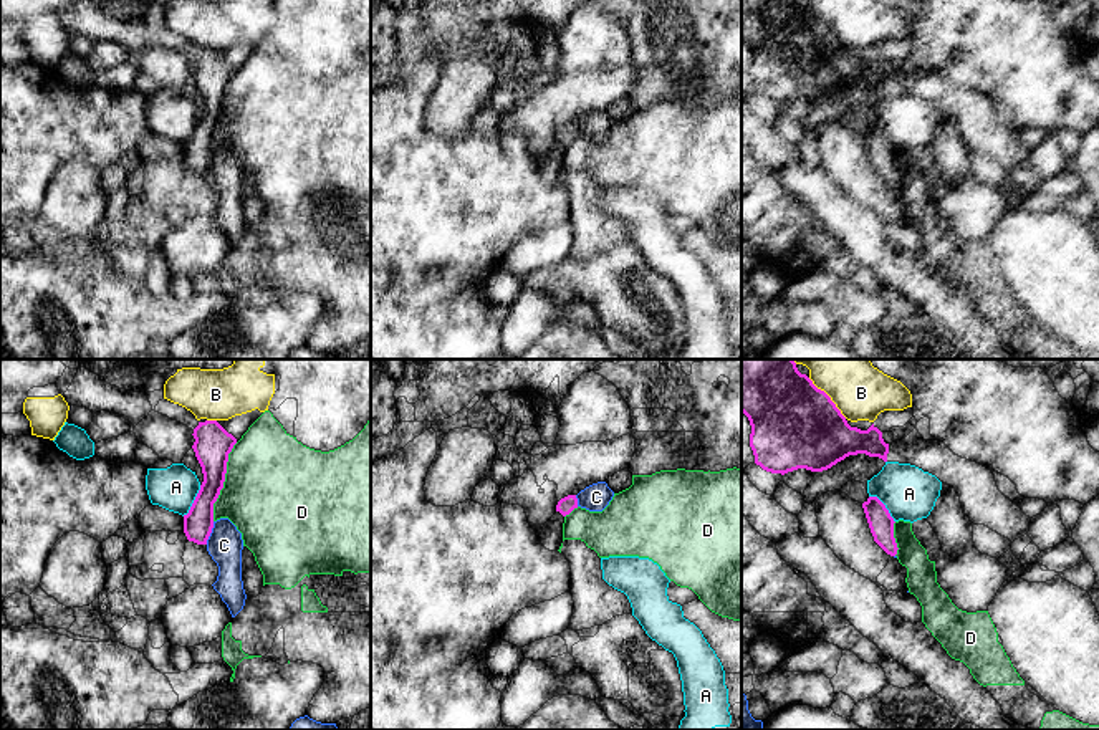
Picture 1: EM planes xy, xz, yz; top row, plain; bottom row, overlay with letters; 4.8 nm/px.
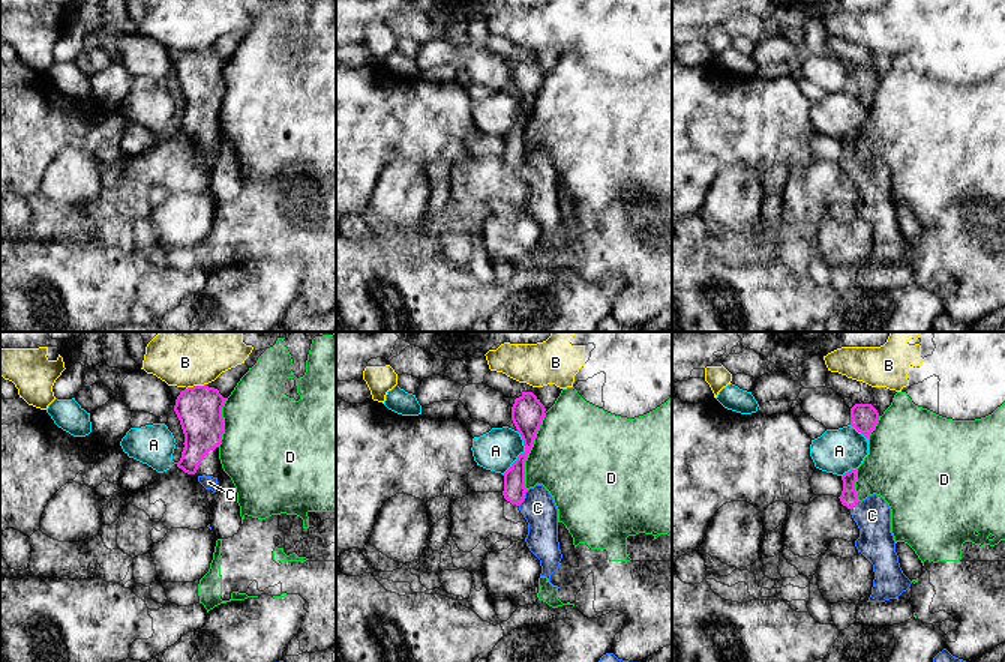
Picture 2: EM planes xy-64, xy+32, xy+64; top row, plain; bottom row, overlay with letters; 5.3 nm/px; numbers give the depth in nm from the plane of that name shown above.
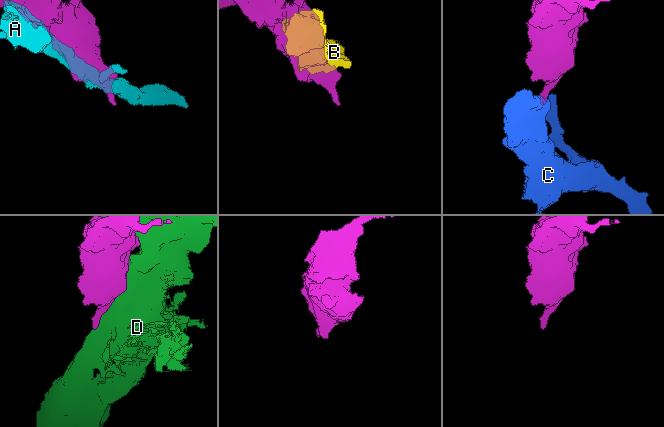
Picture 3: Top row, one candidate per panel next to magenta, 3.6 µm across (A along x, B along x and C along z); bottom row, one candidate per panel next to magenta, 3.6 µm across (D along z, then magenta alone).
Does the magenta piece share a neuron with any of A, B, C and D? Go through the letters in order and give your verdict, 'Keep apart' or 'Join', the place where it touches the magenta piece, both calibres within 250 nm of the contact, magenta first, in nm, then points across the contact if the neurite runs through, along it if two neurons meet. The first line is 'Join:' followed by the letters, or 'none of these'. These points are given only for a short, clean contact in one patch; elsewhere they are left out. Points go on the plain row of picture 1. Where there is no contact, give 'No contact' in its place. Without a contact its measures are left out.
Join: C
A: Keep apart. Touches magenta at xy (194, 131). Thickness 160 nm (magenta) against 220 nm
B: Keep apart. Touches magenta at yz (830, 27). Thickness 420 nm (magenta) against 240 nm
C: Join. Touches magenta at xy (211, 161). Thickness 140 nm (magenta) against 170 nm. Path across: xy (197, 153), (211, 161), (224, 174)
D: Keep apart. Touches magenta at xy (224, 110). Thickness 180 nm (magenta) against 500 nm

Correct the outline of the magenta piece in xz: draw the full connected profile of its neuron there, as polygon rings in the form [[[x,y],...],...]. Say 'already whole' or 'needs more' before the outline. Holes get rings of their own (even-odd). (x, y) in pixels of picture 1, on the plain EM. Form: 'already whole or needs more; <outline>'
needs more; [[[597,111],[586,116],[578,124],[568,124],[561,127],[556,134],[556,141],[559,141],[563,146],[569,144],[578,136],[589,141],[602,141],[612,126],[614,121],[607,116],[607,113]]]

